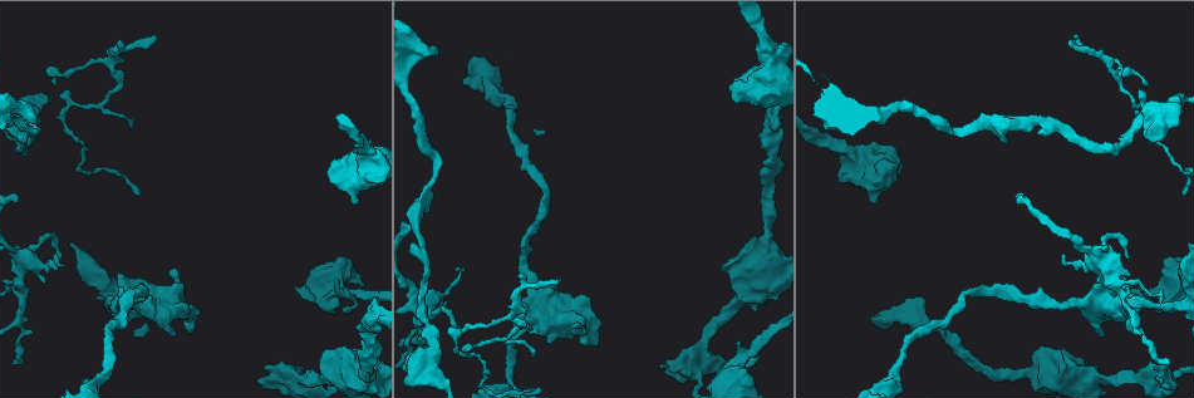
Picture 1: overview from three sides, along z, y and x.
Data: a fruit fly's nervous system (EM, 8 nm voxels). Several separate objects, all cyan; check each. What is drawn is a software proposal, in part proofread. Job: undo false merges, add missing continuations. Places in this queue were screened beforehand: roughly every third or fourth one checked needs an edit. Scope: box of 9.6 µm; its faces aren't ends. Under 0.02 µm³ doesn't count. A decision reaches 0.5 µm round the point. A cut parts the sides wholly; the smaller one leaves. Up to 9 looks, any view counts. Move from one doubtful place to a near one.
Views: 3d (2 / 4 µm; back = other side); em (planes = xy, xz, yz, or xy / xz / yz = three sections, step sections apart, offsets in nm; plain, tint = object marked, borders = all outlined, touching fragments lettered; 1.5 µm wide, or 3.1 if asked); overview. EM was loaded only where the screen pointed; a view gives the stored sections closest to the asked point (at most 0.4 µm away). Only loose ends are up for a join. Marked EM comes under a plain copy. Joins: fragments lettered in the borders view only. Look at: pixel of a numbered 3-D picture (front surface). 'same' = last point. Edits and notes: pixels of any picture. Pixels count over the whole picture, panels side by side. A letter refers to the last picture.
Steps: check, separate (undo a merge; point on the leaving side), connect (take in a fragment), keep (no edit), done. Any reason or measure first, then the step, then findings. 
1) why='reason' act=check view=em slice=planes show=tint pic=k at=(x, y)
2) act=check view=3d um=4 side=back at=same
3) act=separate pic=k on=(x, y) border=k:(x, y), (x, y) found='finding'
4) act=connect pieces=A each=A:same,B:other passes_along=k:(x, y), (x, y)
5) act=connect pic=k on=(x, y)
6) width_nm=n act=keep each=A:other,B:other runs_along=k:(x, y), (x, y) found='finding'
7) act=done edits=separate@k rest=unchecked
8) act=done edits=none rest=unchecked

why='stops while still wide' act=check view=em slice=planes show=borders pic=1 at=(1157, 367)

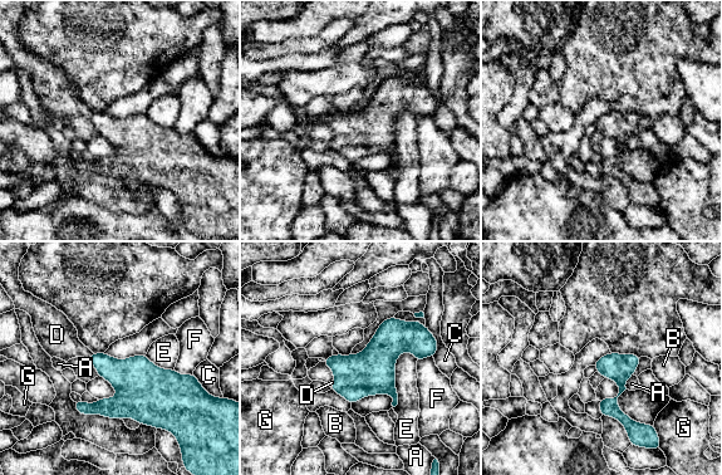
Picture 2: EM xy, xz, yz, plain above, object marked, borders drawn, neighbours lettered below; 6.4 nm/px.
act=connect pieces=D each=A:other,B:other,C:other,D:same,E:other,F:other,G:other passes_along=2:(123, 375), (89, 357), (58, 336) found='the neuron continues'

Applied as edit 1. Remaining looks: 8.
act=check view=overview

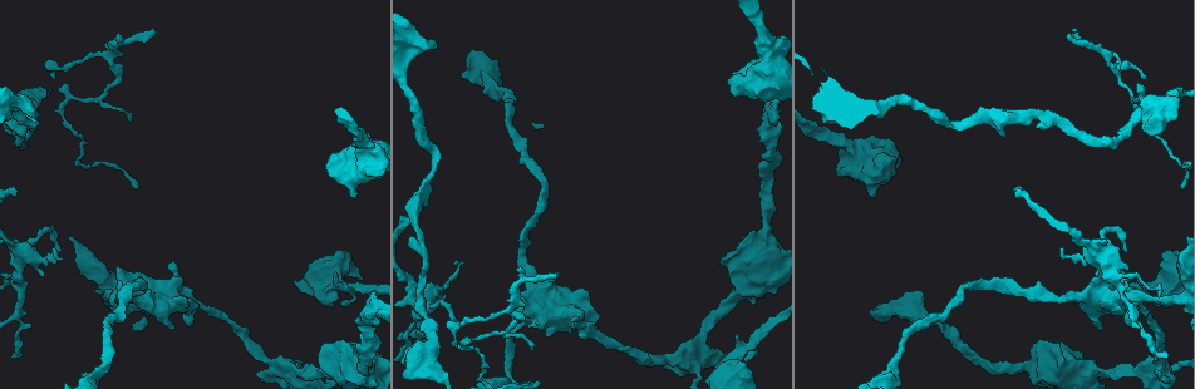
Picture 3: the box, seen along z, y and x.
why='three arms meet' act=check view=3d um=4 pic=3 at=(733, 366)

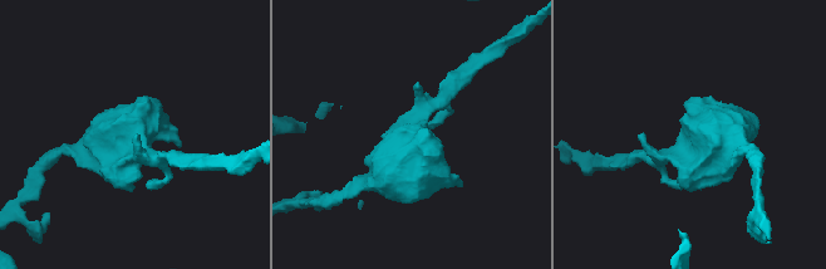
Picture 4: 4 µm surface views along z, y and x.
act=check view=em slice=planes show=tint pic=4 at=(132, 158)

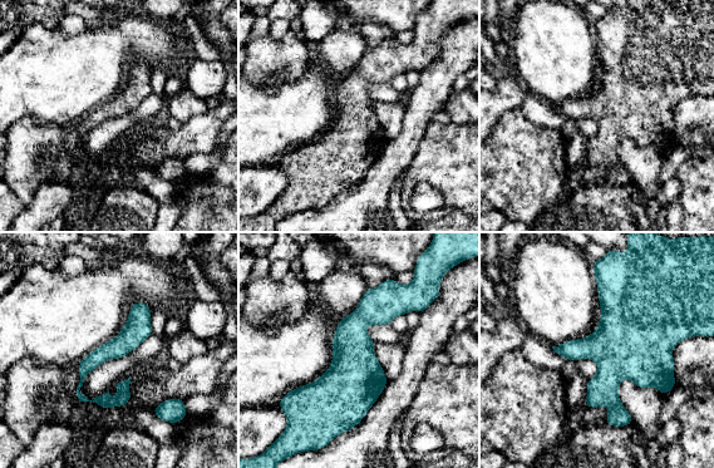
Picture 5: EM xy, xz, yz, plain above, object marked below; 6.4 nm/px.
why='see the neighbours' act=check view=em slice=planes show=borders at=same

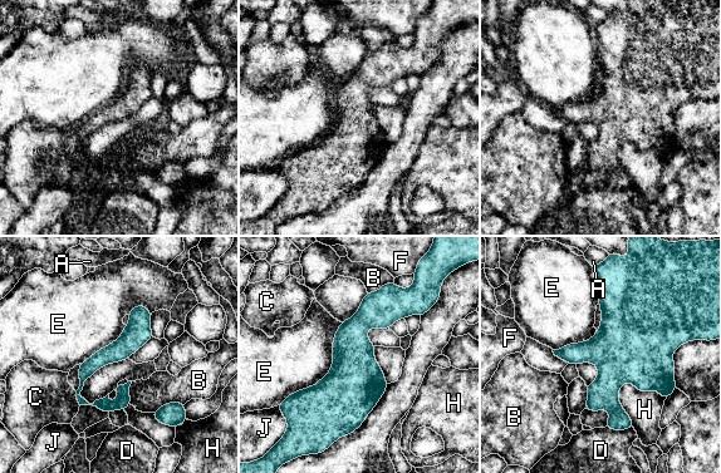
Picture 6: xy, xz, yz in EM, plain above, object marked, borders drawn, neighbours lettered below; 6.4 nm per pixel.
act=keep each=A:other,B:other,C:other,D:other,E:other,F:other,H:other,J:other border=6:(342, 323), (332, 368), (284, 400) found='continuous, no second neuron'

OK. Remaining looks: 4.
why='thin end' act=check view=3d um=4 pic=3 at=(532, 349)

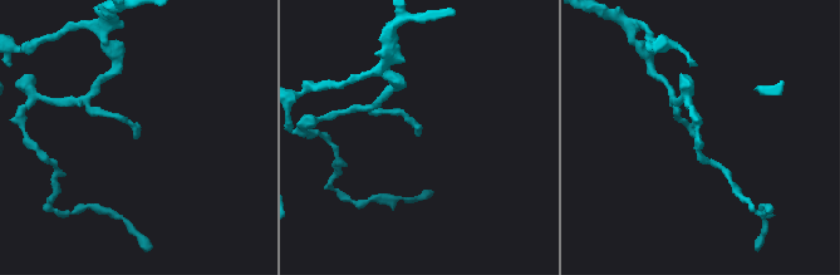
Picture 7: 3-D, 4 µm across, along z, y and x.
act=check view=em slice=xz step=8 show=borders pic=7 at=(420, 136)

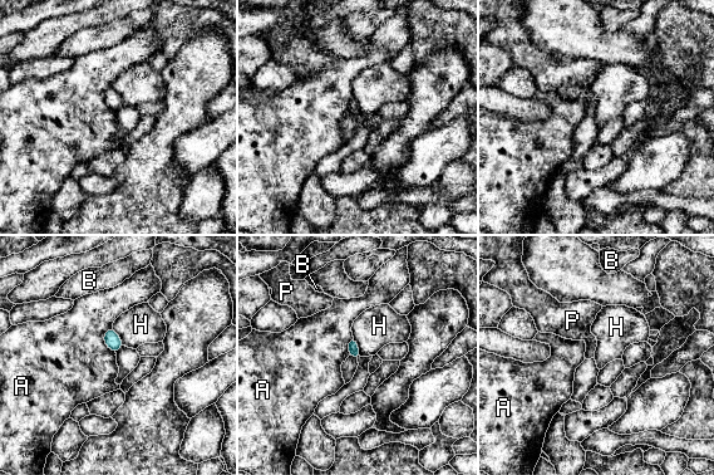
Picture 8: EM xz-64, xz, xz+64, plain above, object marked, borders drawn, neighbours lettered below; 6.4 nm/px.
why='another direction' act=check view=em slice=planes show=borders at=same

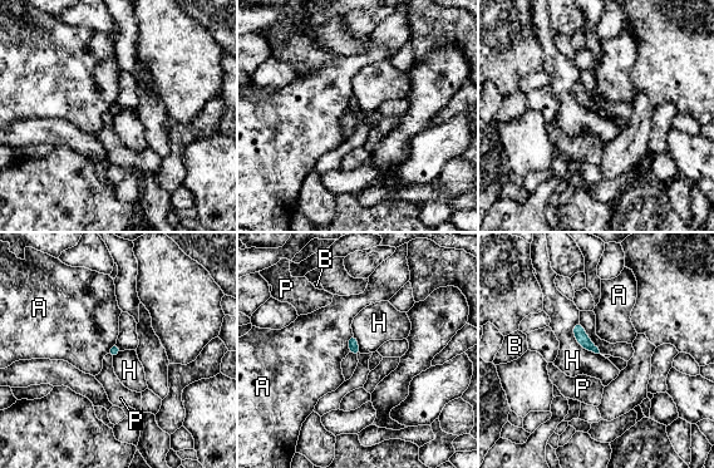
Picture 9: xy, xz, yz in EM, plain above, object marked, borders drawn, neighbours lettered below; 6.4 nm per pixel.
act=keep each=A:other,B:other,H:other,P:other border=9:(579, 320), (576, 341), (599, 354) found='no lettered fragment goes on from it'

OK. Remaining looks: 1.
act=done edits=connect@2 rest=unchecked

